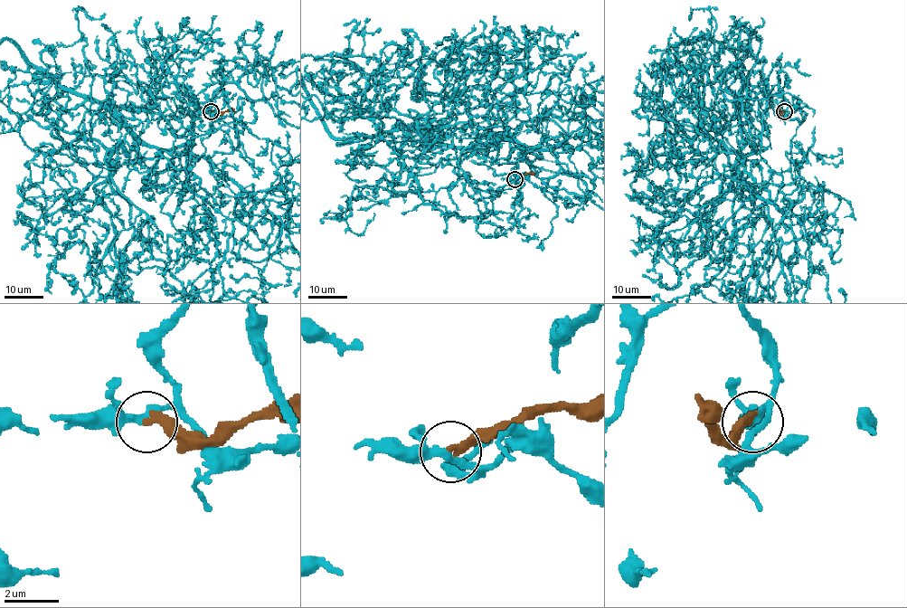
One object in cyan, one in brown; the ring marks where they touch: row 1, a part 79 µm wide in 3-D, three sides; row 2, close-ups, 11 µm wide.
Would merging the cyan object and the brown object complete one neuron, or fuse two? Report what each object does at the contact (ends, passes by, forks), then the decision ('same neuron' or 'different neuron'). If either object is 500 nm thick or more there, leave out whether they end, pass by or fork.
cyan passes by; brown ends there; different neuron

